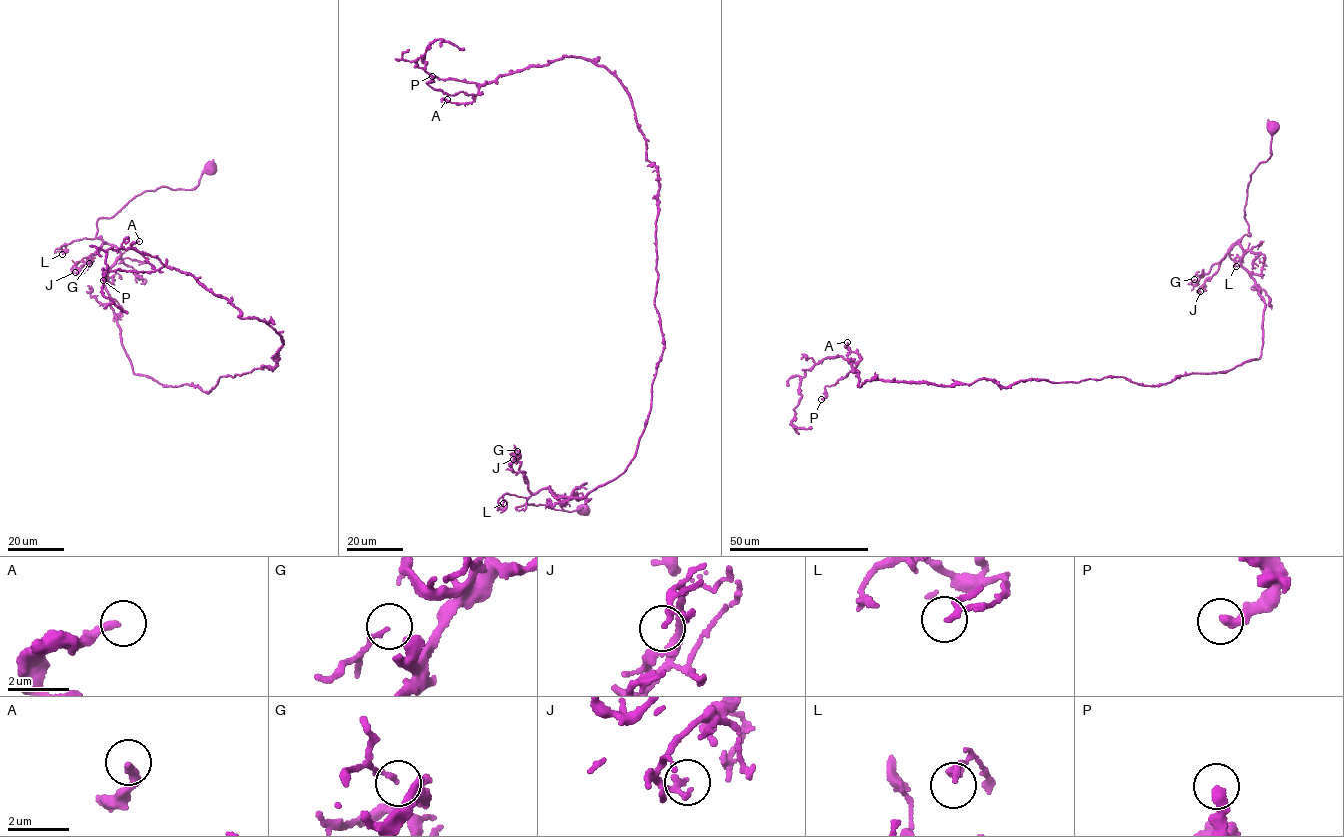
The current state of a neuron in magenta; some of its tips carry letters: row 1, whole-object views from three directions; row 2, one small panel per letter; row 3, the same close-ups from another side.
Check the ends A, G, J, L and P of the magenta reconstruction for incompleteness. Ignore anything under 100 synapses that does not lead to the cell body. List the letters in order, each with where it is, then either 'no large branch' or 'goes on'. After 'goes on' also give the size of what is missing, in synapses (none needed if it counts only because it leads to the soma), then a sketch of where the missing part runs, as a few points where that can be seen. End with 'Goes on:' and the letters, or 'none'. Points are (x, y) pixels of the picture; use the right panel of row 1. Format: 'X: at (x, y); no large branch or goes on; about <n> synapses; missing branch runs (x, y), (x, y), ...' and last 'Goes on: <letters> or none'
A: at (847, 342); no large branch
G: at (1194, 279); no large branch
J: at (1200, 291); no large branch
L: at (1236, 266); no large branch
P: at (821, 399); no large branch
Goes on: none

